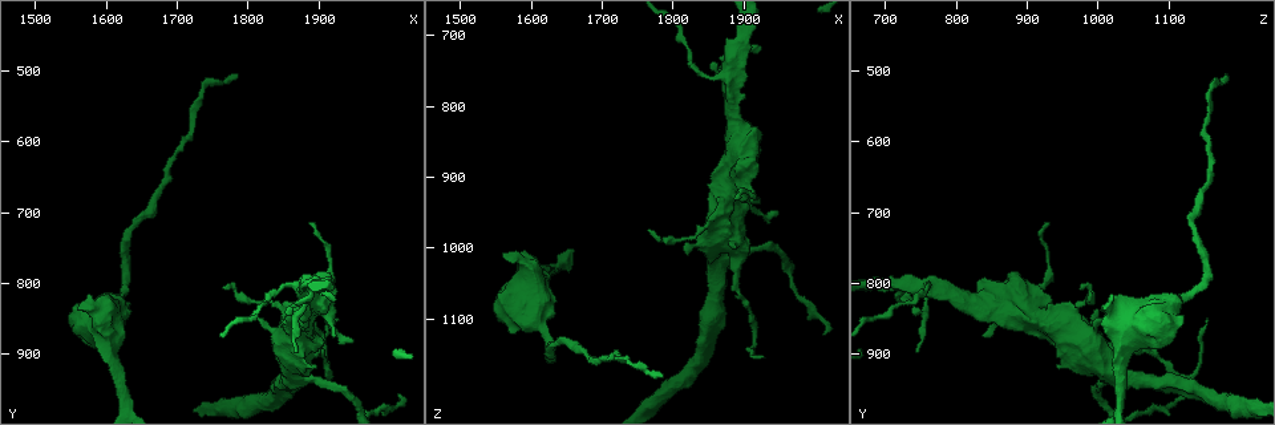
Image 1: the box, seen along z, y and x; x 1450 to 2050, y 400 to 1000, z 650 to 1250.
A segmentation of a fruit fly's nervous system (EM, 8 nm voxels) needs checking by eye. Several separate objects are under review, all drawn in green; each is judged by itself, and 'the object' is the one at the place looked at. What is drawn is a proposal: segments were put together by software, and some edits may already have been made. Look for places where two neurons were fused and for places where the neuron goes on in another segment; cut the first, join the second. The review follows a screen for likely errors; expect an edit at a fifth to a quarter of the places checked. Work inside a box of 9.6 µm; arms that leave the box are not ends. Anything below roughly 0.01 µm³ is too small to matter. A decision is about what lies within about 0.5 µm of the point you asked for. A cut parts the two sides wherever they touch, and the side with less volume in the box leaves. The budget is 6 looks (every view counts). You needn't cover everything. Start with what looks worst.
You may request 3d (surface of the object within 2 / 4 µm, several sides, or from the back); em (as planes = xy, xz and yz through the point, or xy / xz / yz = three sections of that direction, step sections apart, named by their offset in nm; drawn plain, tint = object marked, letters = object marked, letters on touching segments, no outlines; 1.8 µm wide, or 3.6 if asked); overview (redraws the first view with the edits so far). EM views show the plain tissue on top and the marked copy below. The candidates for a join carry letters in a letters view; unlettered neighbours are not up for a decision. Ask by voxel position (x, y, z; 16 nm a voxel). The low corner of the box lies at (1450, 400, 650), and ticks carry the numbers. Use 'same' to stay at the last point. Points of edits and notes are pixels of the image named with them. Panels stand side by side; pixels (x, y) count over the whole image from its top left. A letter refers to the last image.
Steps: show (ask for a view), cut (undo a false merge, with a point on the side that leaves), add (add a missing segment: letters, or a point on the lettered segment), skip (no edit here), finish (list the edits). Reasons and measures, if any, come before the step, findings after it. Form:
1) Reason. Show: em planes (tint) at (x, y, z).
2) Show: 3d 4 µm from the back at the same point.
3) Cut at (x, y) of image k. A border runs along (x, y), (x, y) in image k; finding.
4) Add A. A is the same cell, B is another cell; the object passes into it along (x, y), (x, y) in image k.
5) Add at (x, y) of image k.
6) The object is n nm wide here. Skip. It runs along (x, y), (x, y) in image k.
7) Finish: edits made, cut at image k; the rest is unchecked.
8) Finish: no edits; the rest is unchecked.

Long arm stops here. Show: em planes (letters) at (2015, 960, 1120).

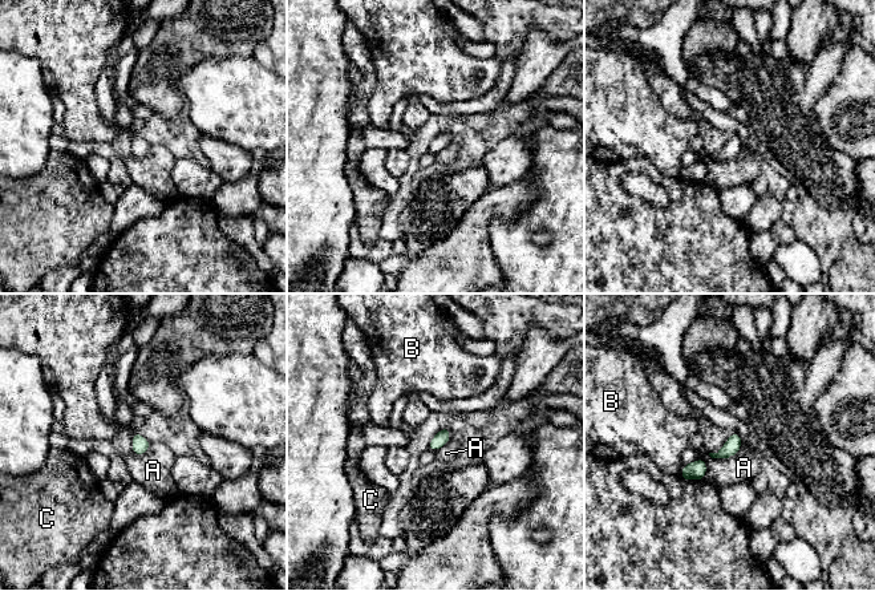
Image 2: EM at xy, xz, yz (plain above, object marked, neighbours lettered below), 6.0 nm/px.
Skip. A, B and C are other cells; a border runs along (742, 441), (732, 456), (708, 454) in image 2; none of them fits.

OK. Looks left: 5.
Tapers out. Show: em yz step 8 (tint) at (1785, 500, 1185).

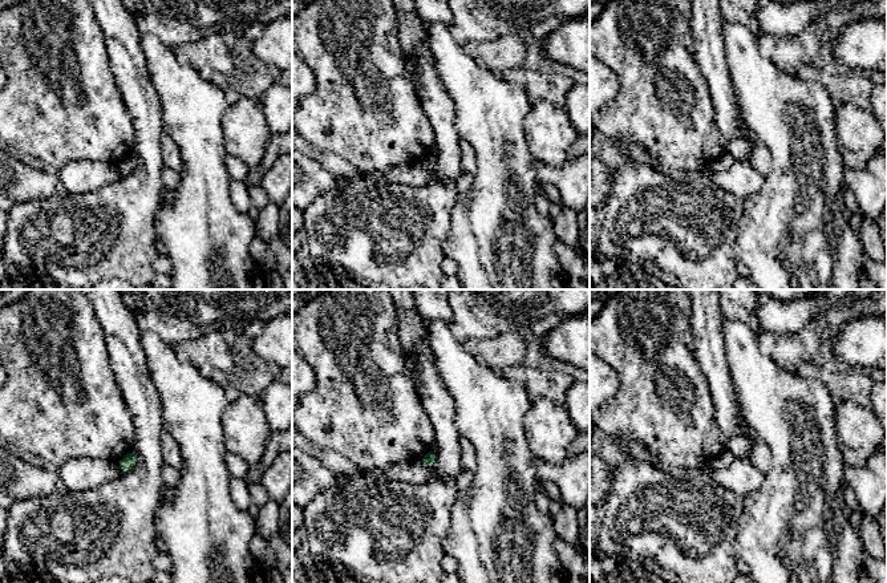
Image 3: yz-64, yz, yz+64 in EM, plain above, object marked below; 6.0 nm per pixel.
Cut it another way. Show: em xy step 16 (letters) at the same point.

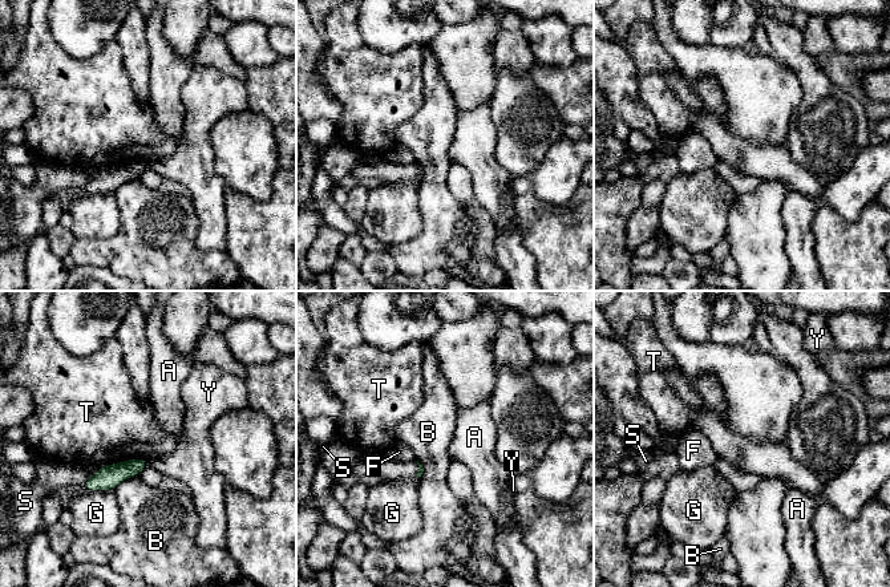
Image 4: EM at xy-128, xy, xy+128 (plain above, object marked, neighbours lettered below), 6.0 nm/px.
Skip. A, B, F, G, S, T and Y are other cells; no lettered segment goes on from it.

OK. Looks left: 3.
Show: em xz step 8 (tint) at (1560, 840, 1005).

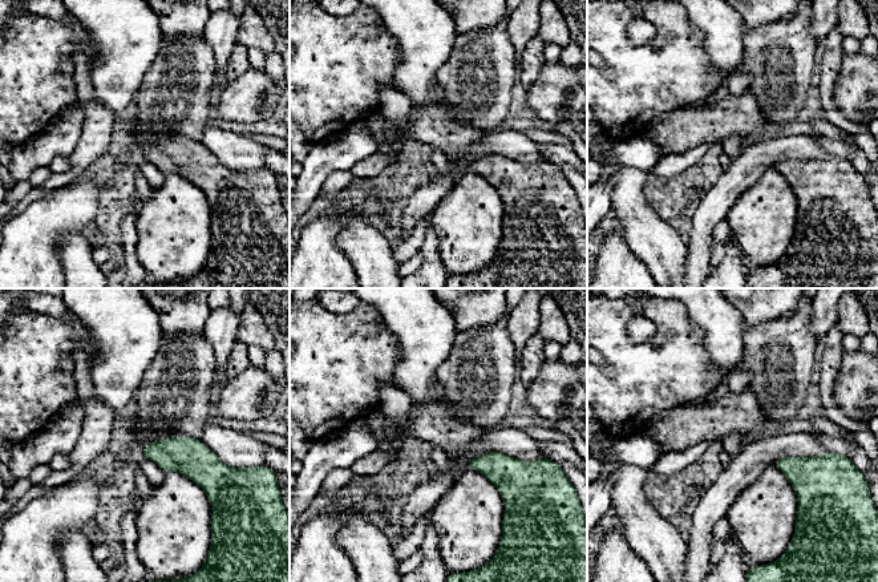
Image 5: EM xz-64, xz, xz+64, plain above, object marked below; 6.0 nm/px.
Show: em planes (letters) at the same point.

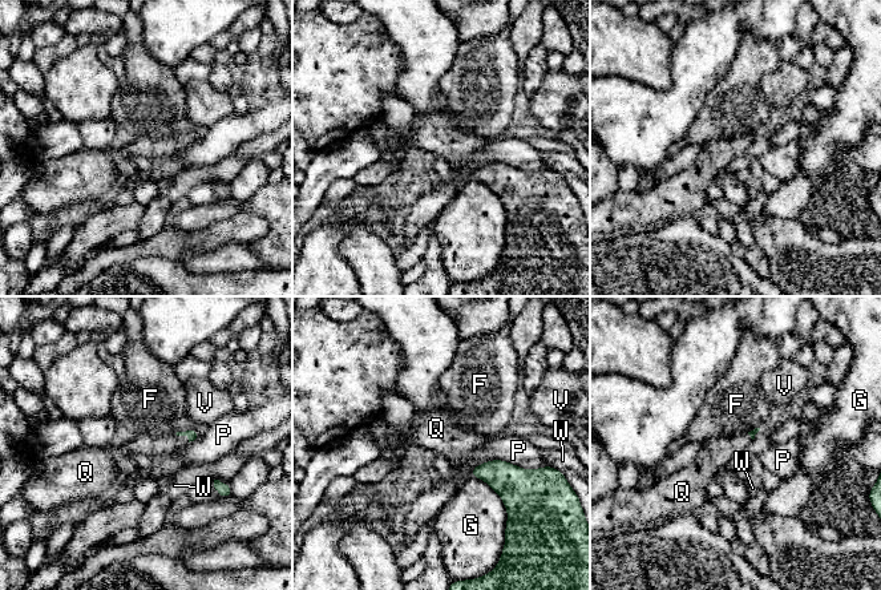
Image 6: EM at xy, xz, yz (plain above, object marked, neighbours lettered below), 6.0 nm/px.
Add Q. Q is the same cell, F, G, P, V and W are other cells; the object passes into it along (192, 435), (182, 435), (161, 445) in image 6; the neuron continues.

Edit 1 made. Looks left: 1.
Finish: edits made, add at image 6; the rest is unchecked.

